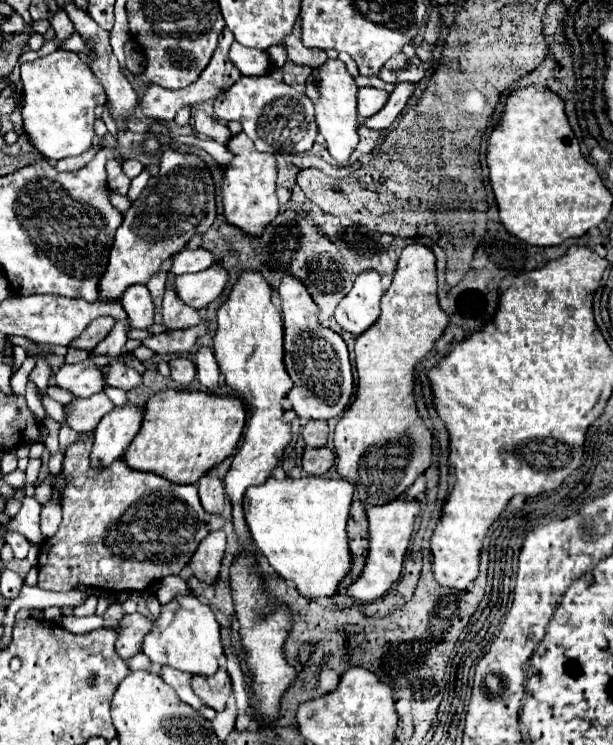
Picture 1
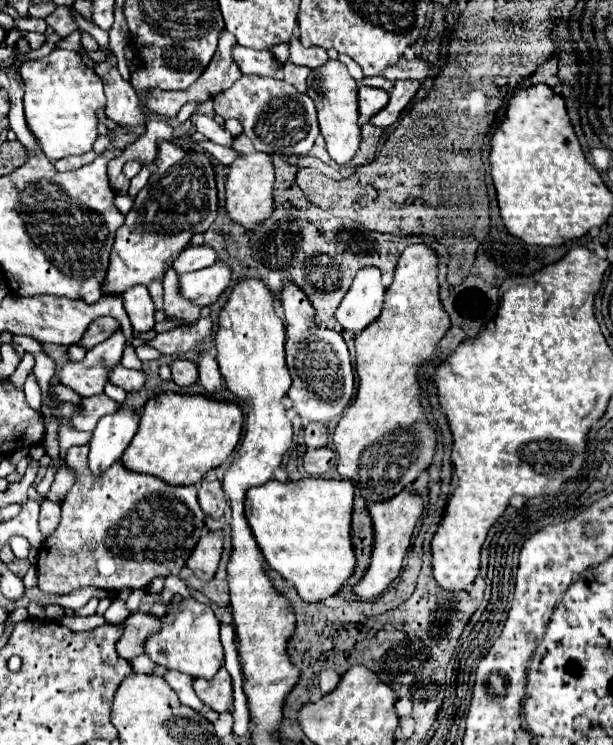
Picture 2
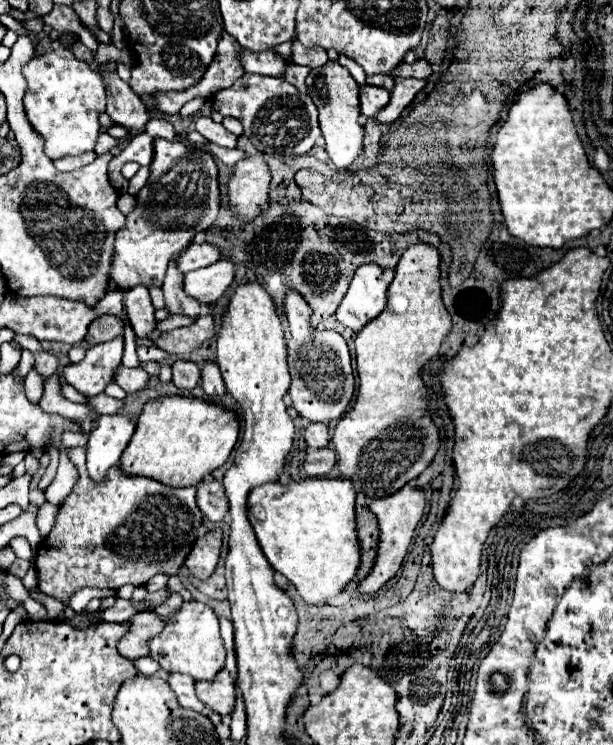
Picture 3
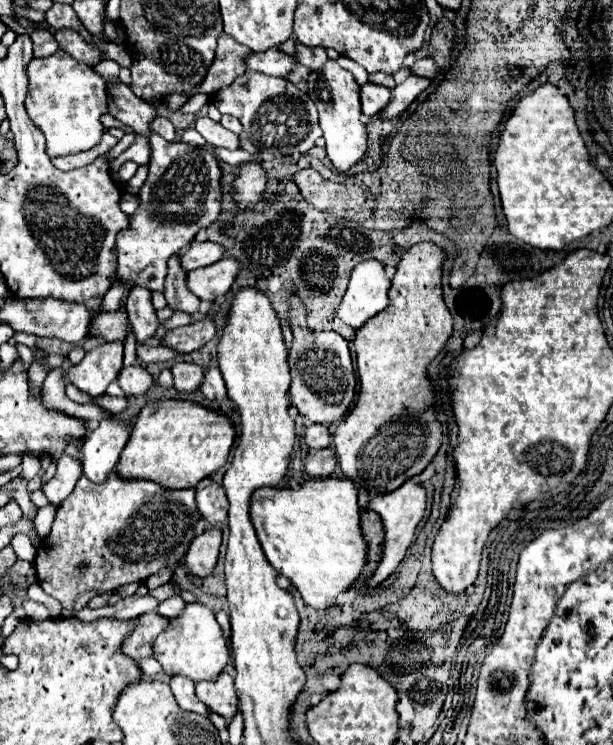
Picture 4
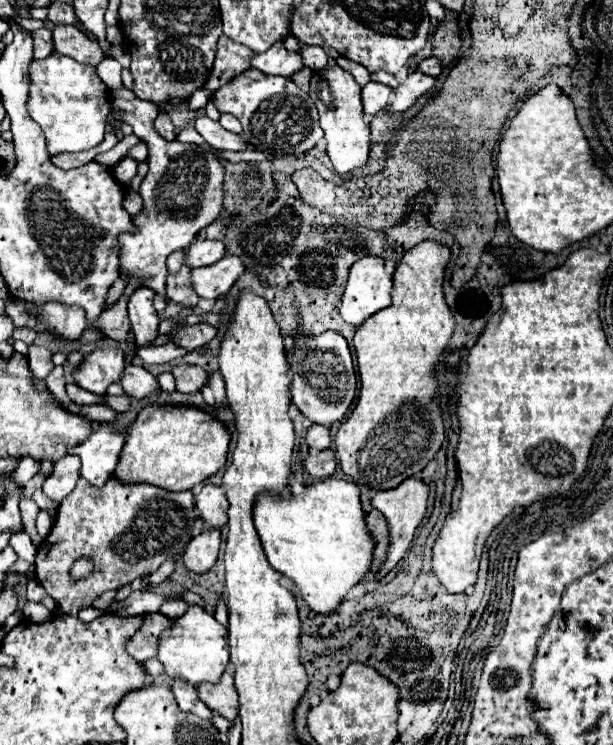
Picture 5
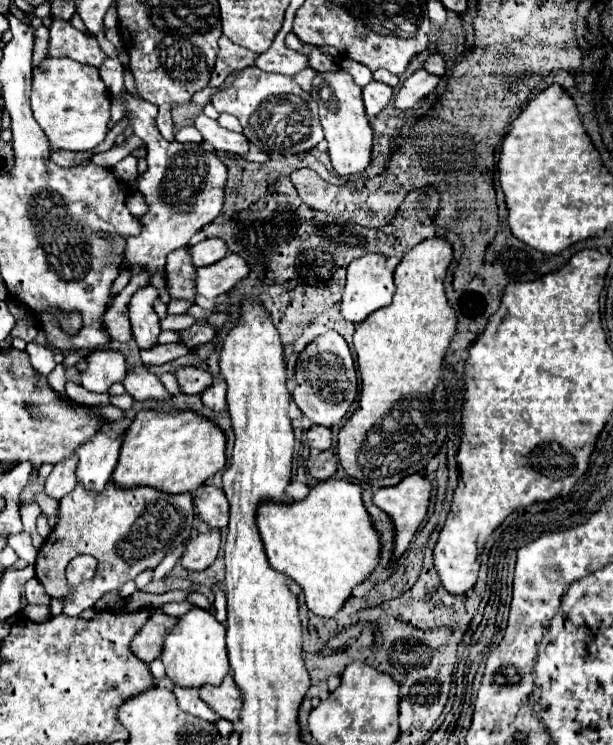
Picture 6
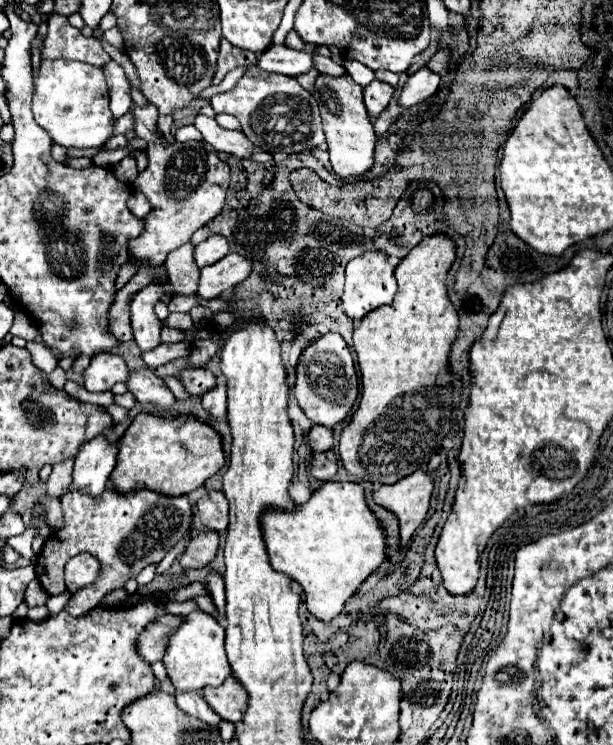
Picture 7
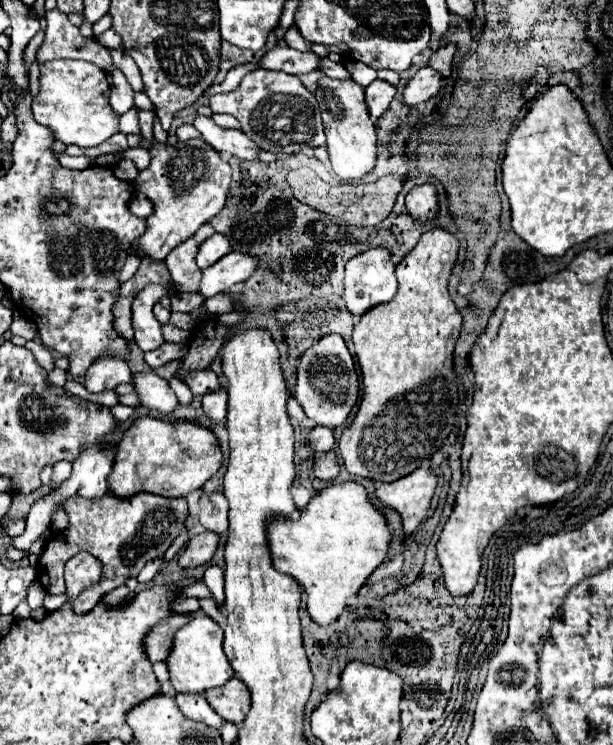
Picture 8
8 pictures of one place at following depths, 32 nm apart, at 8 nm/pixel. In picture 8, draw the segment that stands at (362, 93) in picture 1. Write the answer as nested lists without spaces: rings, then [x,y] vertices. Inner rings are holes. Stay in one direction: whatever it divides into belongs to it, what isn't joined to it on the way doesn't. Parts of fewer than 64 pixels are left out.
[[[374,80],[366,86],[366,104],[370,110],[370,118],[376,122],[390,106],[392,98],[396,96],[396,88],[384,80]]]

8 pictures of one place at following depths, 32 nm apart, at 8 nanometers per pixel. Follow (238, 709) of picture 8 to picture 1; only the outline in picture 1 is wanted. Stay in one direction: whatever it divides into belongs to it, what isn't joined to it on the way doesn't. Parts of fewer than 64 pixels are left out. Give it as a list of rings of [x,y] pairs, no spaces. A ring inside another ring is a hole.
[[[222,666],[212,676],[192,676],[192,690],[196,692],[196,696],[202,698],[206,706],[214,708],[216,712],[222,712],[232,694],[230,676]]]

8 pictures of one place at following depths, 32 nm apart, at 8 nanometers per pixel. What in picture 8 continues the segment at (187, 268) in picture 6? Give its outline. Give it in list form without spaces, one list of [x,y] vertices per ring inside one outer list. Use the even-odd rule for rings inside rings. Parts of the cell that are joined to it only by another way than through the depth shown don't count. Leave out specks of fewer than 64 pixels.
[[[192,236],[184,240],[184,244],[178,244],[164,260],[172,274],[174,288],[180,292],[198,292],[200,276],[202,276],[202,270],[196,266],[196,260],[194,260],[198,248],[200,248],[200,242],[196,242]]]

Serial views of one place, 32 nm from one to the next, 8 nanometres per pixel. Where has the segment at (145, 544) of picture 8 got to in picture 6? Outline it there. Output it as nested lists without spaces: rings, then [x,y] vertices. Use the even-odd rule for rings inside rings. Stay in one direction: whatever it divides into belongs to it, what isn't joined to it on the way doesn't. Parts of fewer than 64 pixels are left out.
[[[112,482],[102,492],[96,494],[78,486],[60,500],[60,524],[52,530],[52,534],[46,538],[46,542],[40,548],[40,554],[36,558],[36,578],[40,580],[40,584],[46,588],[46,592],[52,598],[64,598],[64,612],[68,616],[80,616],[80,612],[94,608],[94,604],[106,592],[120,590],[124,582],[134,580],[146,568],[156,568],[168,552],[172,552],[178,544],[190,538],[192,522],[194,522],[194,502],[190,494],[166,494],[146,486],[122,490],[114,486]],[[80,552],[92,554],[98,560],[98,570],[94,580],[84,582],[76,588],[70,588],[66,584],[64,570],[66,570],[66,564]]]

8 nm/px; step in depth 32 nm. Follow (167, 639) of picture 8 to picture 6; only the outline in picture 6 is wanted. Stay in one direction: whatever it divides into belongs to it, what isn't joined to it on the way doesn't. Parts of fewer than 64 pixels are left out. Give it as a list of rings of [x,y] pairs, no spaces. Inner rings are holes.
[[[154,612],[154,616],[146,622],[146,626],[132,640],[132,652],[144,662],[152,662],[152,660],[160,658],[160,648],[164,646],[164,636],[168,630],[172,630],[176,626],[176,620],[178,618],[168,616],[164,612]]]

